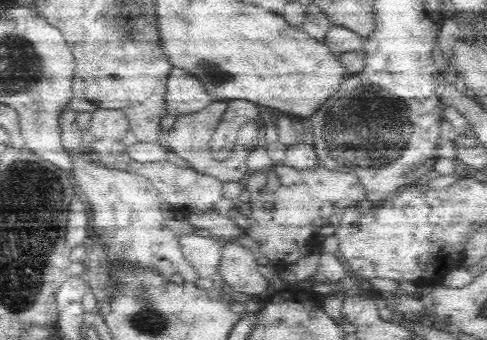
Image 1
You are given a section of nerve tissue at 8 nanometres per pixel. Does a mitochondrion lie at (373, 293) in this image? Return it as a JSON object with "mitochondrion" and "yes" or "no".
{"mitochondrion":"no"}

